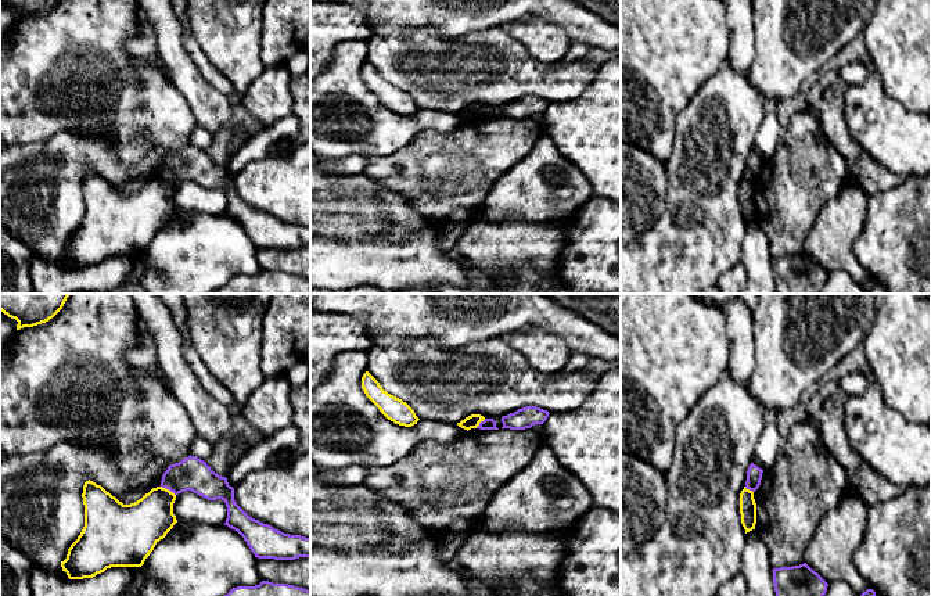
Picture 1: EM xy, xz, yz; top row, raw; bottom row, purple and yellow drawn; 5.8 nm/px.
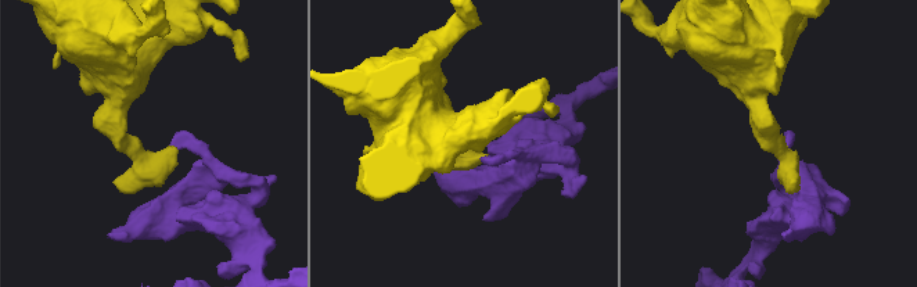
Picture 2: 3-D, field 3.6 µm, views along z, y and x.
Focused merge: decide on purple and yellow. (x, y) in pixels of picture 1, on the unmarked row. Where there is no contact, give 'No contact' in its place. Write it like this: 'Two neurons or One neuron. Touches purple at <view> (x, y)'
Two neurons. Touches purple at xy (168, 178)

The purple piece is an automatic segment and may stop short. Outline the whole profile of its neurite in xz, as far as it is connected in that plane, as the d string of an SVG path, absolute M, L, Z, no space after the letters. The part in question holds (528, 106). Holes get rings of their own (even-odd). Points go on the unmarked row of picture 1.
M525 96L518 98L514 103L502 107L503 116L510 119L525 119L531 118L535 114L543 114L547 107L549 101L543 100L536 96Z

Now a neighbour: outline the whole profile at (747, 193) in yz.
M744 179L740 183L740 204L741 204L741 213L745 219L745 223L755 219L756 213L756 193L754 189L754 182Z

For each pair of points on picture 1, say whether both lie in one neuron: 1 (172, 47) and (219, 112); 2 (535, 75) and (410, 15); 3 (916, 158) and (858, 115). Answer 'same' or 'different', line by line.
1: same
2: different
3: same

